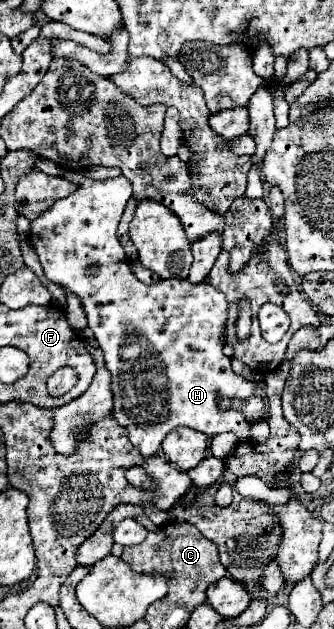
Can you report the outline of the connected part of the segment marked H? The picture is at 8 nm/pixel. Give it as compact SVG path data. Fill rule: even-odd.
M70 171L70 181L76 181L78 189L70 193L70 197L58 199L54 203L56 209L50 207L50 211L30 223L30 241L40 257L46 277L76 293L84 305L88 327L104 351L104 361L112 375L112 417L128 431L130 443L138 447L144 459L148 459L158 453L164 437L180 425L202 431L208 437L232 431L240 441L250 439L250 425L246 423L242 409L222 409L220 399L246 401L248 397L262 393L266 381L250 381L236 375L230 367L230 357L222 353L224 323L228 319L226 295L210 283L192 285L188 279L164 279L154 285L138 281L130 271L130 262L116 237L118 221L132 197L130 181L124 175L96 181L82 171ZM90 263L100 265L98 273L86 275Z

